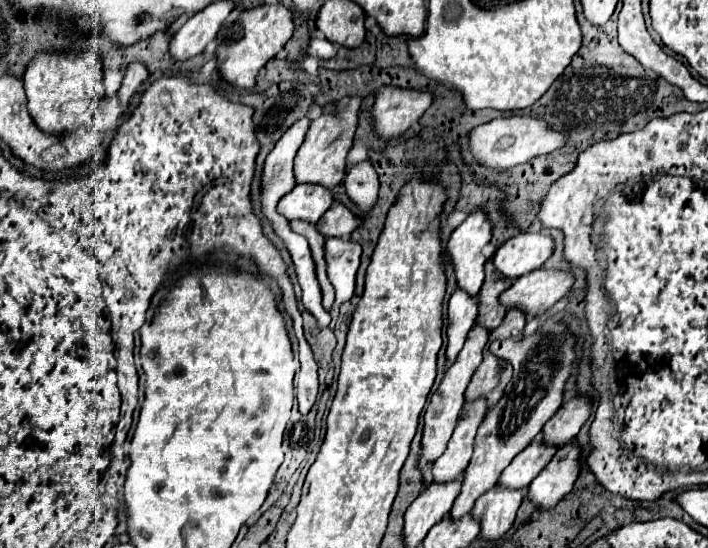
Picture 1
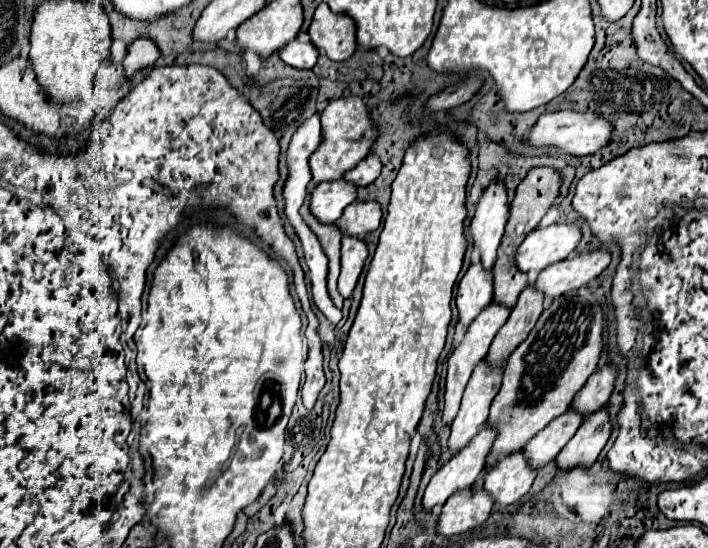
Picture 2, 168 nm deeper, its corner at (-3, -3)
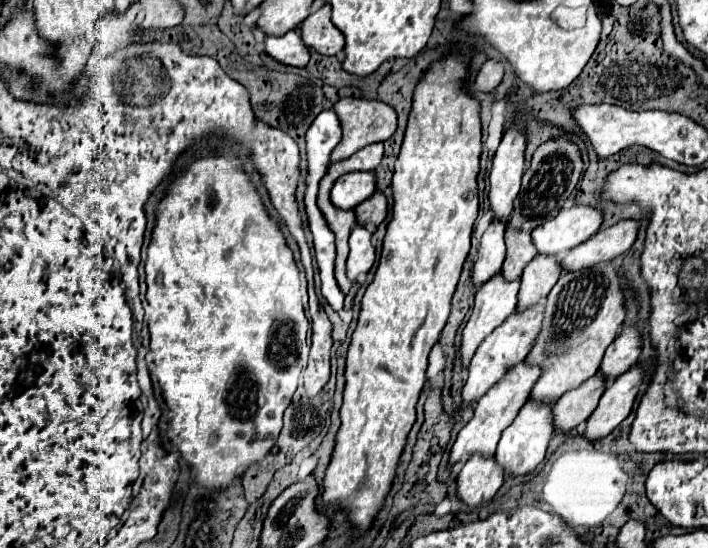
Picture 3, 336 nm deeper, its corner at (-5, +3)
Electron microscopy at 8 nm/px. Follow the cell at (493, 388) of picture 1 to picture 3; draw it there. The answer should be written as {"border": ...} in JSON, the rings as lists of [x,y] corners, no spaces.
{"border":[[[544,254],[534,256],[522,274],[522,286],[518,292],[516,310],[536,304],[538,300],[542,300],[542,296],[546,298],[548,292],[552,290],[552,286],[556,284],[560,272],[562,272],[562,268],[560,268],[560,260],[556,256],[544,256]]]}

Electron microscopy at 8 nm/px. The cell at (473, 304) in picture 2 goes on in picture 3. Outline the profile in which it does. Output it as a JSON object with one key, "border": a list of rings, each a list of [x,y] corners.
{"border":[[[492,220],[490,226],[486,228],[480,248],[478,248],[478,260],[472,270],[472,280],[474,284],[484,284],[488,276],[494,276],[494,272],[500,272],[504,256],[506,256],[506,246],[504,246],[504,220]]]}

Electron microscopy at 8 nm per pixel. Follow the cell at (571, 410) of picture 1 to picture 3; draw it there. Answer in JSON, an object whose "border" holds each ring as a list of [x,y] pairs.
{"border":[[[624,326],[618,338],[608,346],[598,374],[610,378],[610,382],[624,370],[636,364],[642,350],[642,334],[636,326]]]}

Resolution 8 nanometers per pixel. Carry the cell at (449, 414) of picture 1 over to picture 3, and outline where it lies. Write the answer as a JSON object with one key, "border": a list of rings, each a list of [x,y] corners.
{"border":[[[498,272],[492,276],[488,282],[484,282],[476,290],[476,304],[472,310],[472,316],[462,332],[462,362],[468,364],[478,348],[478,344],[490,334],[510,312],[514,312],[518,304],[518,288],[520,288],[520,278],[518,280],[504,280],[504,276]]]}

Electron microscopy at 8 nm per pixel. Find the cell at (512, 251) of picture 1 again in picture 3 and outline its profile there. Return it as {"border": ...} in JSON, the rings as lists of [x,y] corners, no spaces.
{"border":[[[574,204],[572,208],[564,208],[558,212],[556,218],[548,220],[546,224],[538,226],[534,232],[532,232],[532,240],[538,248],[540,254],[562,254],[566,250],[572,250],[574,246],[586,242],[590,236],[594,236],[600,226],[604,222],[604,212],[596,206],[584,206],[584,204]]]}

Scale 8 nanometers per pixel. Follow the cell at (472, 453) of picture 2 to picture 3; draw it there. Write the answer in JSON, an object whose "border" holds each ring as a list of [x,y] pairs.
{"border":[[[526,360],[510,366],[508,372],[502,376],[502,380],[498,380],[474,406],[474,416],[472,420],[460,430],[452,452],[450,452],[450,464],[458,464],[464,458],[470,458],[470,454],[474,452],[482,452],[482,456],[494,456],[496,452],[496,444],[500,440],[500,434],[506,430],[506,424],[510,424],[510,420],[514,420],[516,412],[522,408],[522,404],[528,400],[534,384],[540,378],[540,368],[538,364],[528,364]]]}

